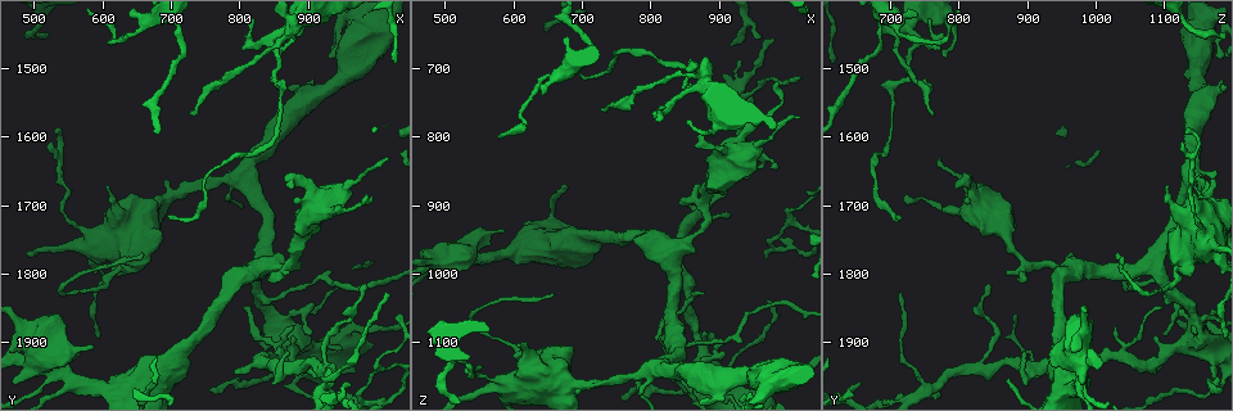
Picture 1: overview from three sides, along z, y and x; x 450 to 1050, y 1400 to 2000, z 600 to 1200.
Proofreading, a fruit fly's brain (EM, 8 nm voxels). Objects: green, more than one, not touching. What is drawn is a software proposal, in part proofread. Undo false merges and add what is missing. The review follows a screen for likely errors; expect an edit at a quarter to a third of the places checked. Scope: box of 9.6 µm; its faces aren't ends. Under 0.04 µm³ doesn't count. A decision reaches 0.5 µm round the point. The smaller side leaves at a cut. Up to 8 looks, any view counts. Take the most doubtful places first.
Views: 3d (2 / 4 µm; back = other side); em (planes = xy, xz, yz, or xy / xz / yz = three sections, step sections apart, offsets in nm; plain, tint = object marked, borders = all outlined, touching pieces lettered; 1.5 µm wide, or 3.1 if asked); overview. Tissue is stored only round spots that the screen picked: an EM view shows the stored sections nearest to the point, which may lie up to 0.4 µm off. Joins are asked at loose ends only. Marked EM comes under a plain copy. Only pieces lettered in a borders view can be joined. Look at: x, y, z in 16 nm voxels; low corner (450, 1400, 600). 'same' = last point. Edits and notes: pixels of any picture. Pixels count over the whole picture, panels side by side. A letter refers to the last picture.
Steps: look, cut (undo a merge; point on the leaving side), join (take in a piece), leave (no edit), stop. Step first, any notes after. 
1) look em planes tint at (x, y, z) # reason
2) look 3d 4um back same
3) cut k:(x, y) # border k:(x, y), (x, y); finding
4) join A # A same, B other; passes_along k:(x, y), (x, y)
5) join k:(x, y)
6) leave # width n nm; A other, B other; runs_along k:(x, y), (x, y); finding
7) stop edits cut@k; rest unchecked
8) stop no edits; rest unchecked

look 3d 4um at (795, 1665, 1140) # calibre changes

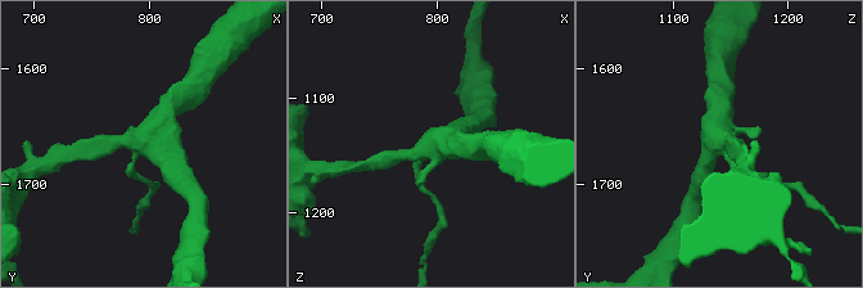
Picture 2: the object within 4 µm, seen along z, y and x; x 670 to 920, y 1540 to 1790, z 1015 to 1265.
look em yz step 8 tint at (798, 1664, 1140)

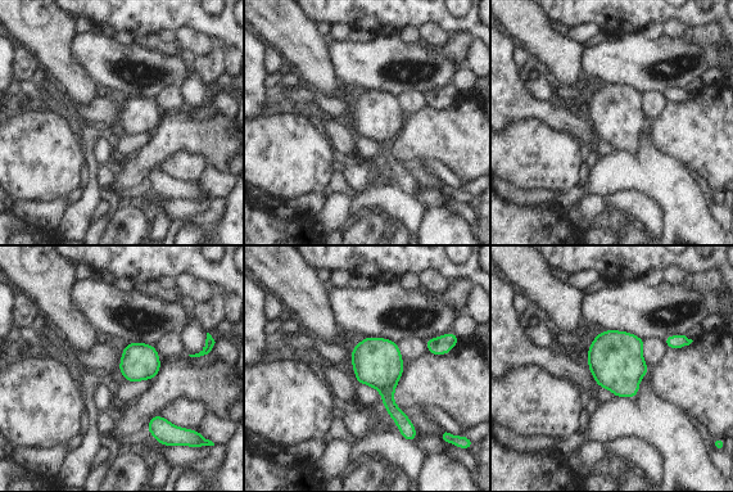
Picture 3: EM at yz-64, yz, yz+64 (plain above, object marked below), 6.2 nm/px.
look em xy step 8 borders same

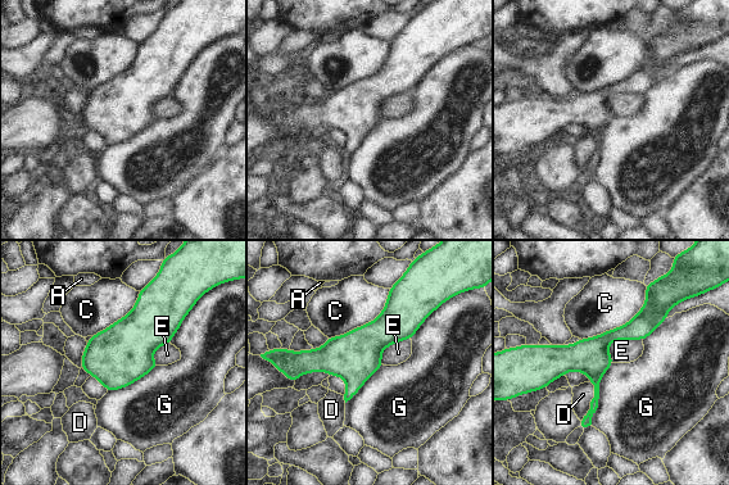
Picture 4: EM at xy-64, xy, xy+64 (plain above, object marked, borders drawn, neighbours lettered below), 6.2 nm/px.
leave # A other, C other, D other, E other, G other; border 4:(614, 363), (603, 374), (591, 424); continuous, no second neuron

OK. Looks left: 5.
look 3d 2um at (605, 1675, 1105) # branch stops here

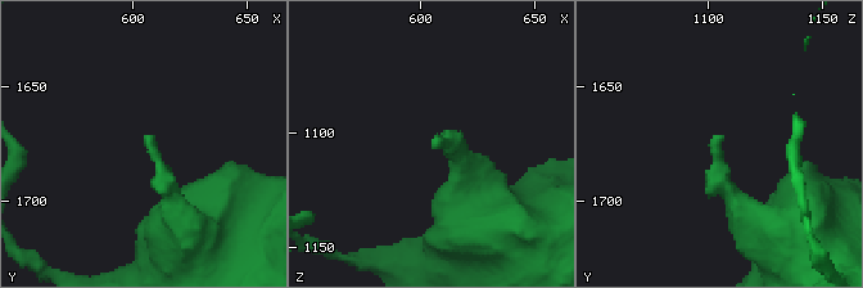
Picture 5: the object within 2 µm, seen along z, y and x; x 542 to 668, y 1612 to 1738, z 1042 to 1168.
look em yz step 4 tint at (605, 1672, 1105)

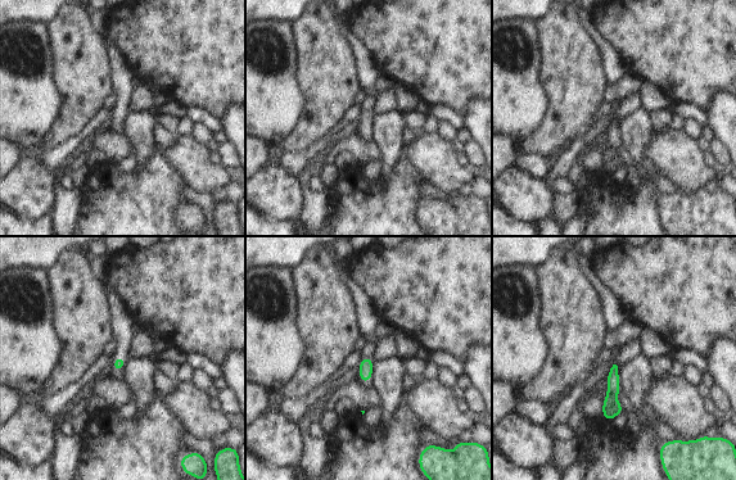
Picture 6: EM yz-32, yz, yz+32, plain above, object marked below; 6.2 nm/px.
look em planes borders same # another direction

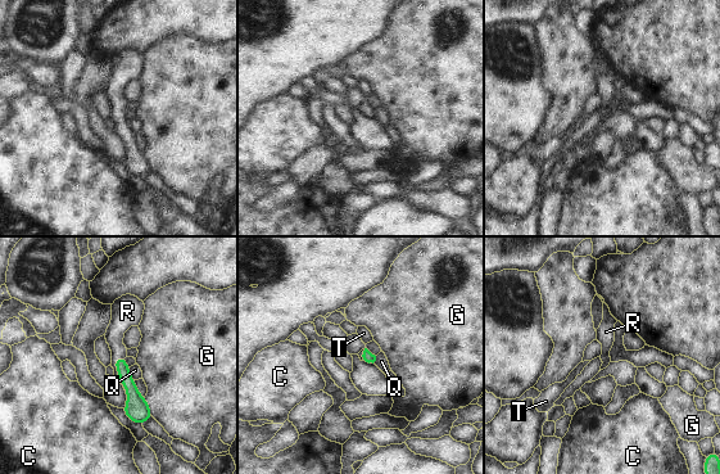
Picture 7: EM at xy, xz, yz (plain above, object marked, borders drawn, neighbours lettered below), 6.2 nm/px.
join R # C other, G other, Q other, R same, T other; it goes on there

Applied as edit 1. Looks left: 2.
look em yz step 4 borders at (880, 1675, 790) # an open end

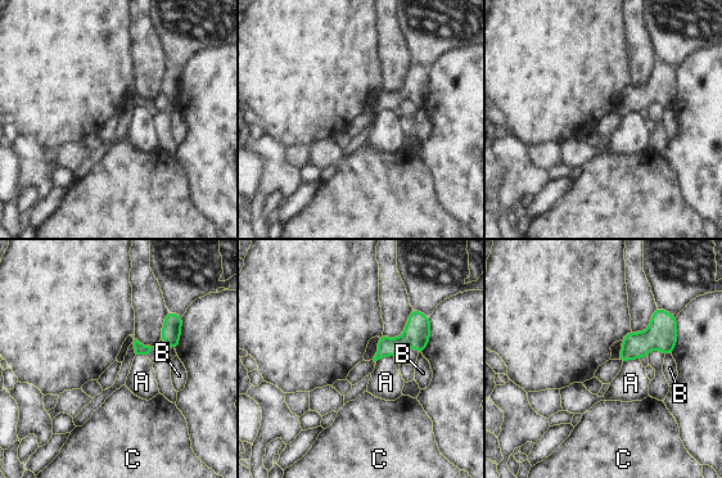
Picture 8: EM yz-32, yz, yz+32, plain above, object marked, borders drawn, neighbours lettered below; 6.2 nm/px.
look em planes borders same # another direction

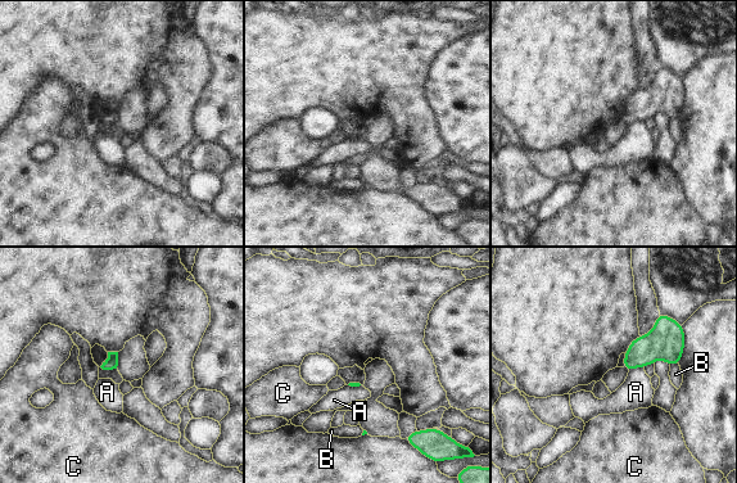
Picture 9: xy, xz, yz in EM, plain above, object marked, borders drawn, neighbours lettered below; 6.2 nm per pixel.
leave # longest_contact A 110 nm; A other, B other, C other; border 9:(643, 366), (636, 366), (628, 373); none of them fits

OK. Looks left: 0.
stop edits join@7; rest unchecked

